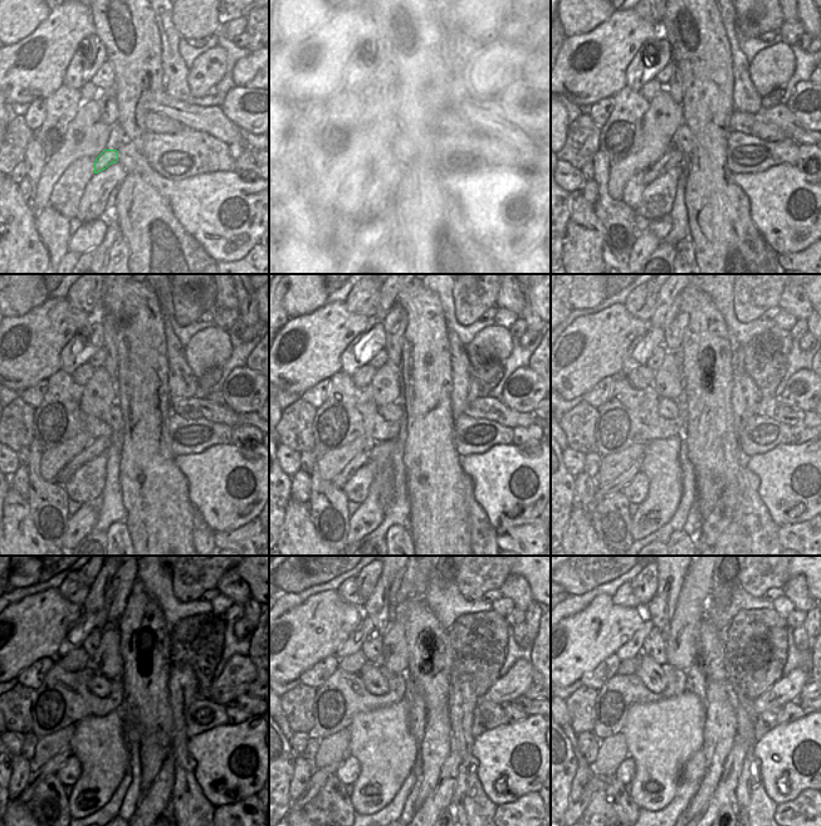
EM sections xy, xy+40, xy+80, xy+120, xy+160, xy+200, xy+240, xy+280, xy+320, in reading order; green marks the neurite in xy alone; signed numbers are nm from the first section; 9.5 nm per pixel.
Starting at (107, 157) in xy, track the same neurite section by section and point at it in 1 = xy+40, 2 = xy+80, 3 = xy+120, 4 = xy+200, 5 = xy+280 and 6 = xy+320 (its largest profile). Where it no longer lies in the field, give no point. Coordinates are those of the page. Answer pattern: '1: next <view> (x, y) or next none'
1: next xy+40 (384, 164)
2: next xy+80 (672, 159)
3: next xy+120 (101, 445)
4: next xy+200 (604, 490)
5: next xy+280 (319, 776)
6: next xy+320 (576, 809)

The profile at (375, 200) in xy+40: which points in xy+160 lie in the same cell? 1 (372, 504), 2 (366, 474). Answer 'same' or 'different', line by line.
1: different
2: same

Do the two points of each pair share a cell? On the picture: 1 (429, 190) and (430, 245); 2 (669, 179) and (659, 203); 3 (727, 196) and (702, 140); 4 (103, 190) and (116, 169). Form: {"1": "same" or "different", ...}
{"1": "same", "2": "same", "3": "same", "4": "same"}

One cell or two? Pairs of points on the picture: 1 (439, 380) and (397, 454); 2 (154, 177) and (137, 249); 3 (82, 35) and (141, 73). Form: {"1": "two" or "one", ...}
{"1": "two", "2": "two", "3": "two"}

